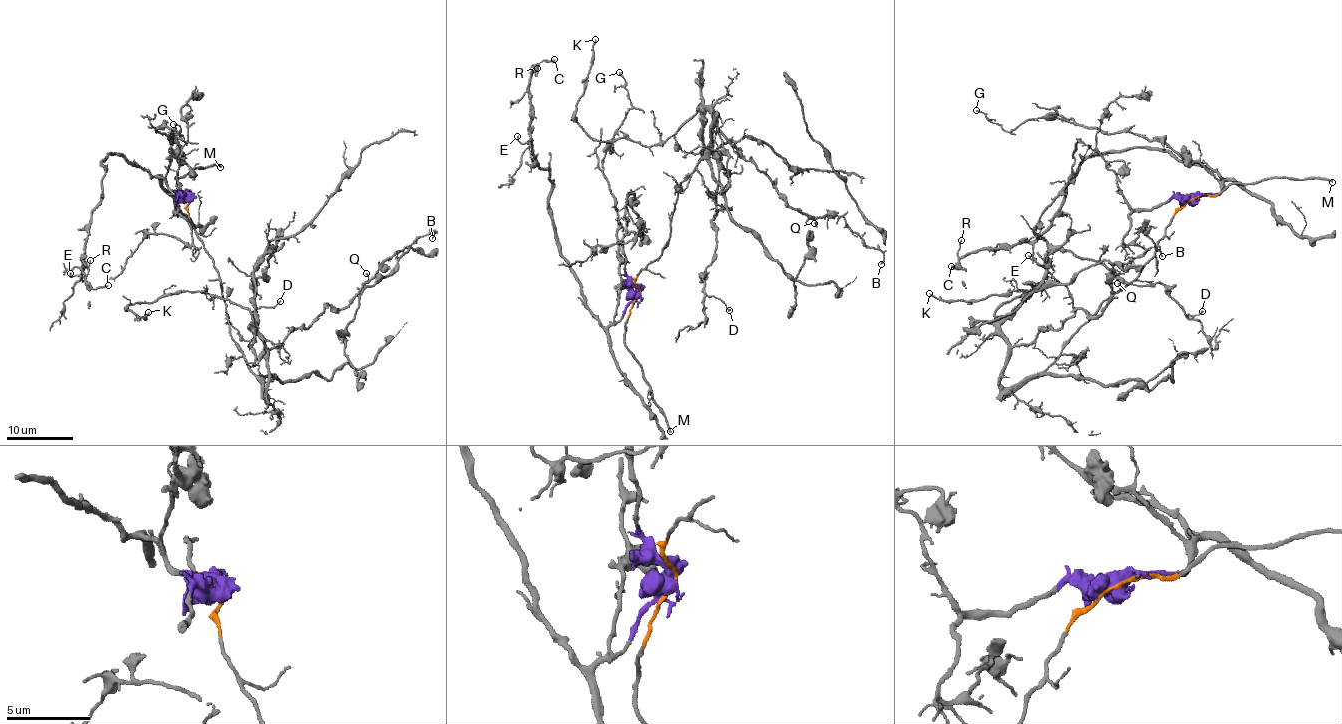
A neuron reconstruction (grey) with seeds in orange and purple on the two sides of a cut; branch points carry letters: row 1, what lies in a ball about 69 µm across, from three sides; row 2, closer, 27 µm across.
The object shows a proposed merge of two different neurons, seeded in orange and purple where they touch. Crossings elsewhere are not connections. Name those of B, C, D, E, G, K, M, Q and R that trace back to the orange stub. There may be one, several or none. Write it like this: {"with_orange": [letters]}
{"with_orange": ["B", "D", "K", "M", "Q"]}

